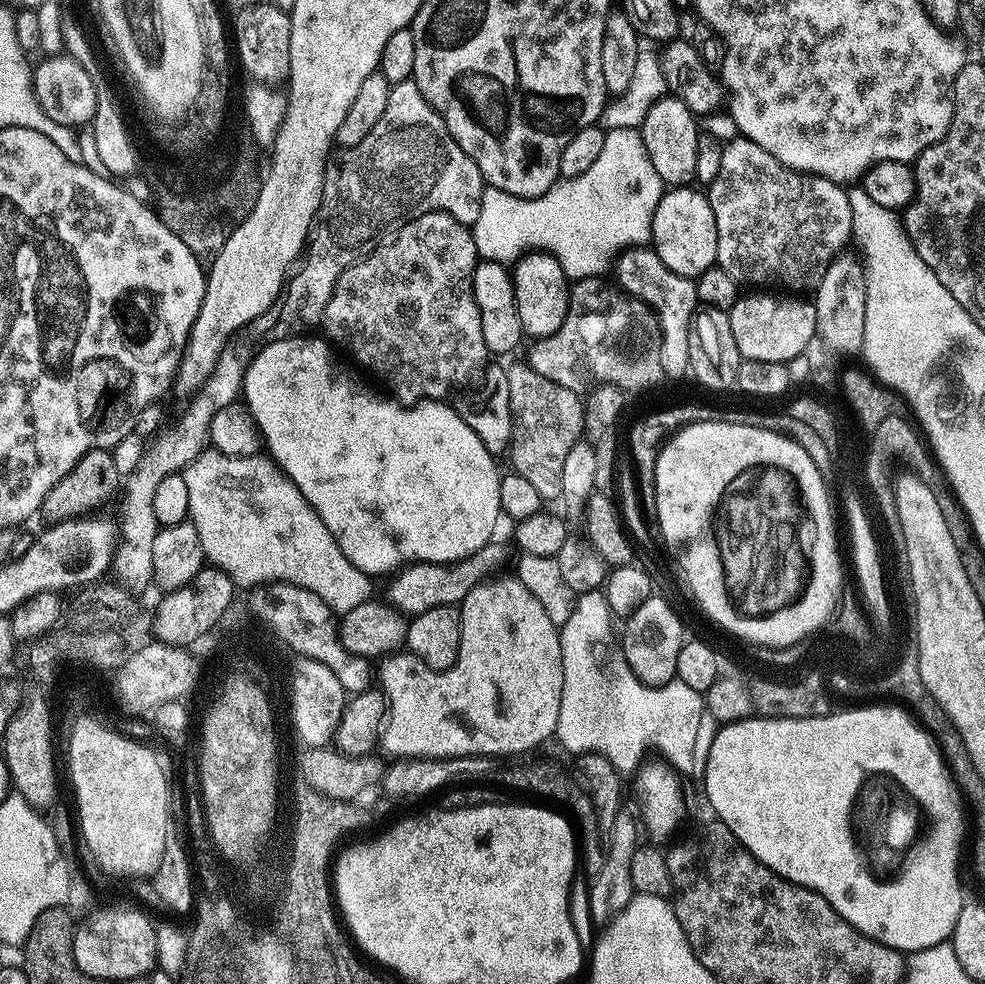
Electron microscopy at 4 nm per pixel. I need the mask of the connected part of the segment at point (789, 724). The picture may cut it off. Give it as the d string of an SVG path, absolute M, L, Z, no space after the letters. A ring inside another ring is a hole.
M876 704L873 708L848 708L845 712L833 710L822 718L735 720L732 724L723 725L719 729L721 732L713 738L712 745L708 748L708 761L705 764L703 761L702 764L702 772L704 768L704 792L708 795L709 806L716 811L713 812L715 819L730 826L734 838L738 838L738 842L742 842L742 846L746 850L750 850L750 854L754 854L754 858L758 858L767 868L774 870L782 878L822 894L822 898L826 898L826 902L830 902L830 906L834 906L834 910L838 910L838 914L842 914L842 918L846 918L846 922L853 924L862 934L866 934L891 948L897 948L899 952L911 954L945 943L951 937L954 926L958 922L958 914L966 902L964 888L960 885L960 847L964 844L964 808L966 812L966 804L962 799L960 789L956 787L952 773L948 771L944 763L944 757L941 756L936 741L903 707L900 708L883 708L882 705ZM877 774L883 774L885 777L898 781L901 789L920 806L923 815L927 819L928 816L932 819L932 829L929 830L928 837L917 839L907 855L903 857L902 876L904 874L904 880L896 878L891 882L885 882L883 879L873 877L869 865L858 847L857 837L854 835L854 805L861 795L861 788L865 780L875 777Z

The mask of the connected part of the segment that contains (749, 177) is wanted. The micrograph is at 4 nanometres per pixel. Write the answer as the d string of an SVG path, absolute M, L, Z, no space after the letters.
M741 135L724 144L722 170L718 170L718 178L712 184L707 185L706 195L710 206L714 210L714 222L718 226L718 254L716 255L716 264L740 286L753 284L751 287L756 290L780 290L776 288L785 288L783 291L788 294L811 293L822 282L822 277L826 275L826 270L833 258L845 251L847 244L844 243L847 240L851 241L853 239L850 202L848 201L847 191L841 185L835 184L834 181L828 180L824 176L813 176L811 174L795 172L794 169L786 167L782 162L778 162L778 158L766 154L766 150L762 150L762 146L758 146L758 142L747 140L746 137Z

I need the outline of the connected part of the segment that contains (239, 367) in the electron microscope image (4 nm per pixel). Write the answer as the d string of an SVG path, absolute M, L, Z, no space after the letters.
M403 80L394 84L390 90L390 102L386 106L386 114L382 114L382 118L378 118L378 126L374 126L374 130L370 130L370 134L366 134L366 138L362 138L362 142L349 148L340 148L329 159L328 165L324 167L322 198L316 211L316 218L312 222L312 229L308 231L308 239L303 253L295 267L289 271L278 298L263 314L264 316L276 316L276 312L280 312L280 308L284 308L284 316L276 316L276 320L272 320L272 328L264 328L264 336L260 336L260 338L256 338L256 334L262 332L259 316L254 318L251 324L237 330L228 339L210 378L206 378L206 382L200 387L199 392L191 397L187 403L189 404L188 410L181 416L180 422L157 446L156 452L148 450L143 453L139 464L127 477L128 493L124 496L126 500L124 522L119 523L118 534L122 543L128 547L128 554L152 554L154 538L162 527L154 518L154 490L158 487L158 482L162 482L162 478L167 476L183 473L184 467L195 456L199 456L201 452L205 451L206 445L209 443L208 430L211 419L218 410L237 403L242 392L248 363L267 344L286 340L289 336L307 333L312 330L308 328L314 327L315 324L317 327L323 321L324 311L341 274L357 260L364 259L370 251L370 245L379 245L385 238L395 236L398 229L407 224L409 220L417 220L420 216L431 212L445 212L458 222L469 226L475 224L485 187L484 175L464 153L462 146L458 146L458 142L454 142L450 130L446 130L446 122L442 122L442 118L433 110L430 102L426 102L426 98L415 80Z

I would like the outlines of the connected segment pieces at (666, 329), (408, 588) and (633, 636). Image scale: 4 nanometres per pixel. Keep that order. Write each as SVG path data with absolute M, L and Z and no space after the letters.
M648 246L624 249L614 261L614 272L615 268L617 280L615 283L633 300L641 305L649 304L656 311L656 320L660 323L658 347L665 377L671 378L680 376L683 372L687 373L688 331L692 325L692 317L698 311L696 280L671 272L662 262L662 258L658 258L656 251Z
M492 544L484 545L475 554L453 564L422 563L415 561L401 567L388 584L387 603L394 610L406 616L413 616L434 606L459 605L474 586L489 575L496 560L496 550Z
M654 594L634 610L632 616L627 617L622 632L622 651L630 670L644 684L658 687L659 684L668 684L676 679L678 670L678 650L682 650L686 633L684 633L684 624L680 621L680 616L660 597L660 594Z

